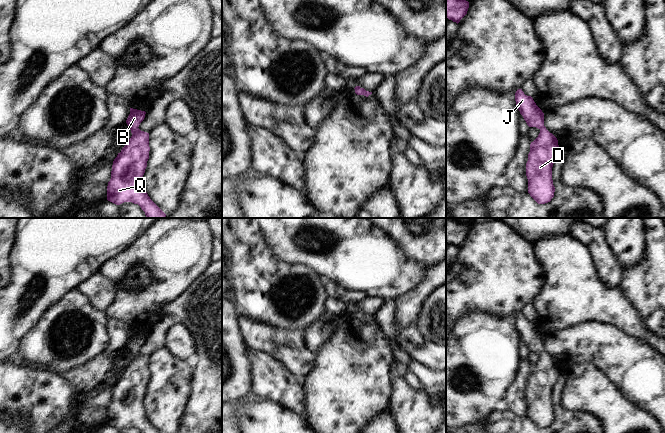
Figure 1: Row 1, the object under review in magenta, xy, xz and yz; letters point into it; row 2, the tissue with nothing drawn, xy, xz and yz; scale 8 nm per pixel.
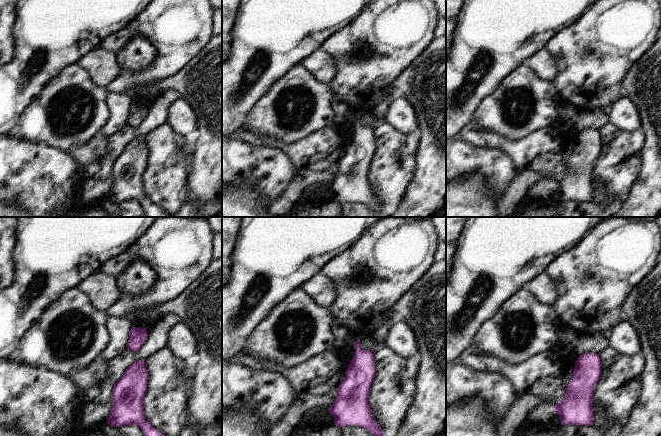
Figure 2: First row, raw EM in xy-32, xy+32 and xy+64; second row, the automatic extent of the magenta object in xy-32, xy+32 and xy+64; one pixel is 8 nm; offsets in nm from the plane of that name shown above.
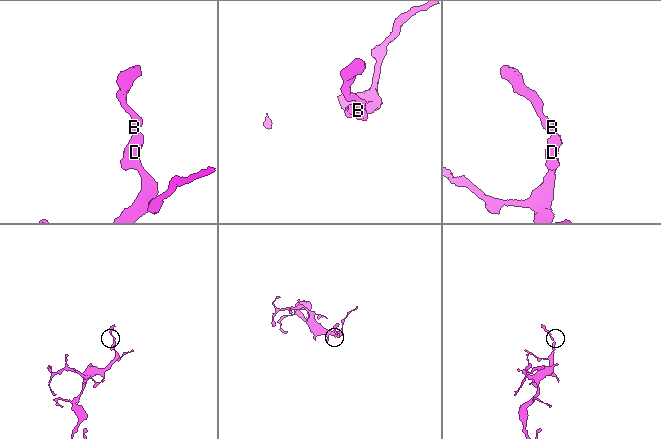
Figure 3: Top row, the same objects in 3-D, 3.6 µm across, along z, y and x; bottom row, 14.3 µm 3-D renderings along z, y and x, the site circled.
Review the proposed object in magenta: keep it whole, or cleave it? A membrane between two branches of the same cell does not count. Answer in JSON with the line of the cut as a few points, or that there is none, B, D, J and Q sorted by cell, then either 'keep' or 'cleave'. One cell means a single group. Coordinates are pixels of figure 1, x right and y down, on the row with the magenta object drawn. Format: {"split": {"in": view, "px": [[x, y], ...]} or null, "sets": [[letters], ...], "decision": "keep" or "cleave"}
{"split": null, "sets": [["B", "D", "J", "Q"]], "decision": "keep"}

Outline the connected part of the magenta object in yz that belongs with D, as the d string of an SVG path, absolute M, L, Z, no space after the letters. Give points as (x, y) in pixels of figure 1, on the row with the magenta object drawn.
M518 89L515 101L527 125L540 130L538 137L530 144L526 176L530 196L538 204L545 204L554 197L552 167L561 150L557 138L544 126L544 113L533 98L525 95L522 89Z

